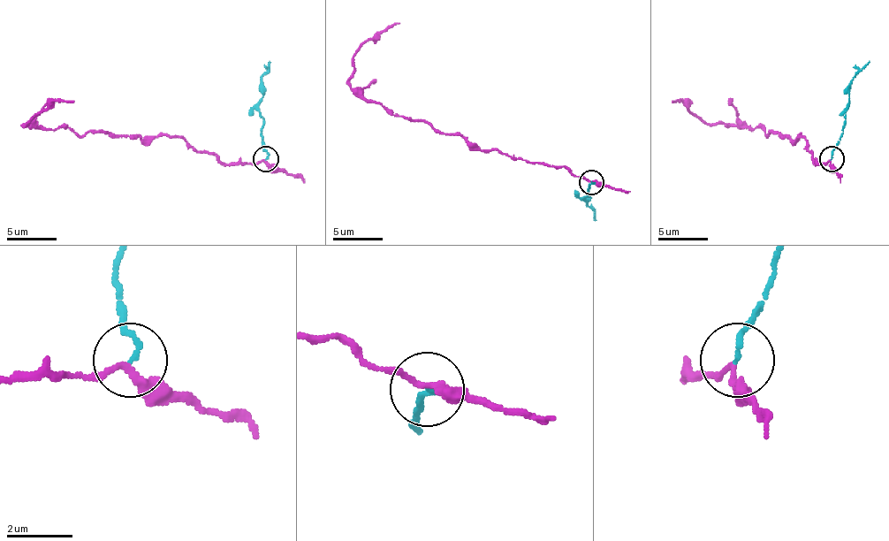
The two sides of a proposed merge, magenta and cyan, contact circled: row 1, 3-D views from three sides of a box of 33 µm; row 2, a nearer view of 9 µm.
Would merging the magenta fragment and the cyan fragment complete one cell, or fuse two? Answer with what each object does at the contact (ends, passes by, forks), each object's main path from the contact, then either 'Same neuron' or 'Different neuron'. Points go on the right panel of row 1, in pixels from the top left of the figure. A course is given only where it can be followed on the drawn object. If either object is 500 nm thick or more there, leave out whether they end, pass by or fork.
At the ring magenta passes by. At the ring cyan ends. Course of magenta: (831, 159), (816, 164), (798, 134), (788, 139), (763, 129), (702, 122), (680, 102), (672, 102). Course of cyan: (831, 159), (848, 106), (848, 84), (869, 61). Different neuron

